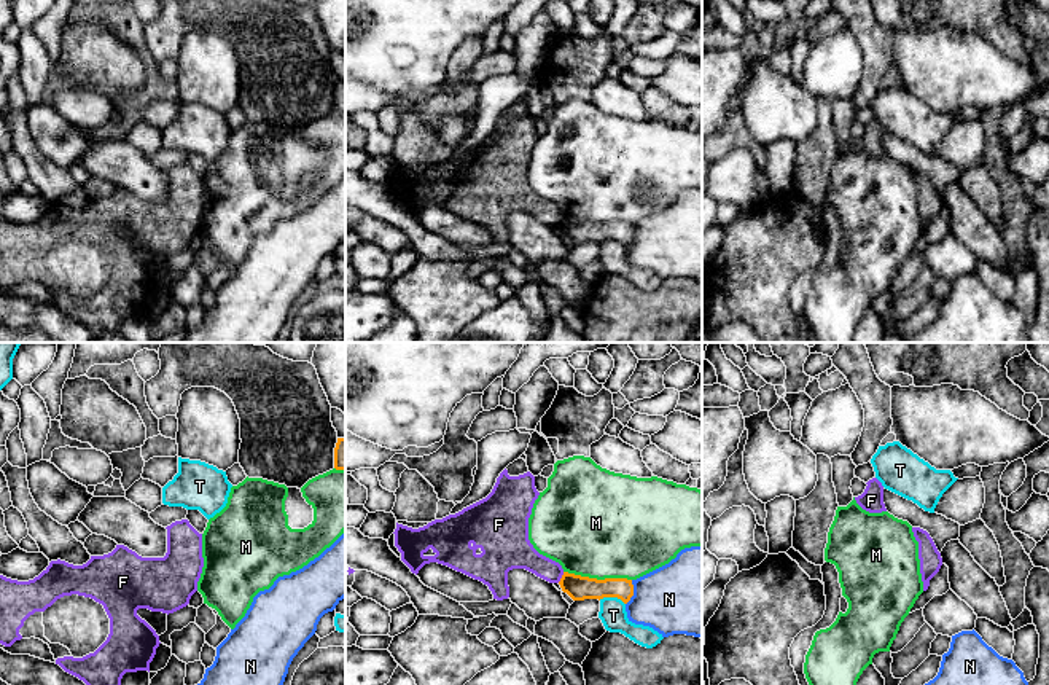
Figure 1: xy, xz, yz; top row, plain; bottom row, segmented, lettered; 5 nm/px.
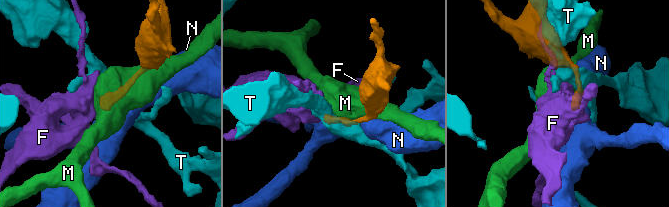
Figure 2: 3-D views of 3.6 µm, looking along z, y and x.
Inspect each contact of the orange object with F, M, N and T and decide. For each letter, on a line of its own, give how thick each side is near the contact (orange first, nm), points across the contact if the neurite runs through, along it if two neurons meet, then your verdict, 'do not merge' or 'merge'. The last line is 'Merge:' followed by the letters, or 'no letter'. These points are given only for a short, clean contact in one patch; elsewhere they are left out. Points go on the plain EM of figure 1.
F: calibres 120 and 160 nm; border xz (564, 215), (557, 225); do not merge
M: calibres 120 and 500 nm; do not merge
N: calibres 110 and 360 nm; do not merge
T: calibres 120 and 140 nm; do not merge
Merge: no letter

